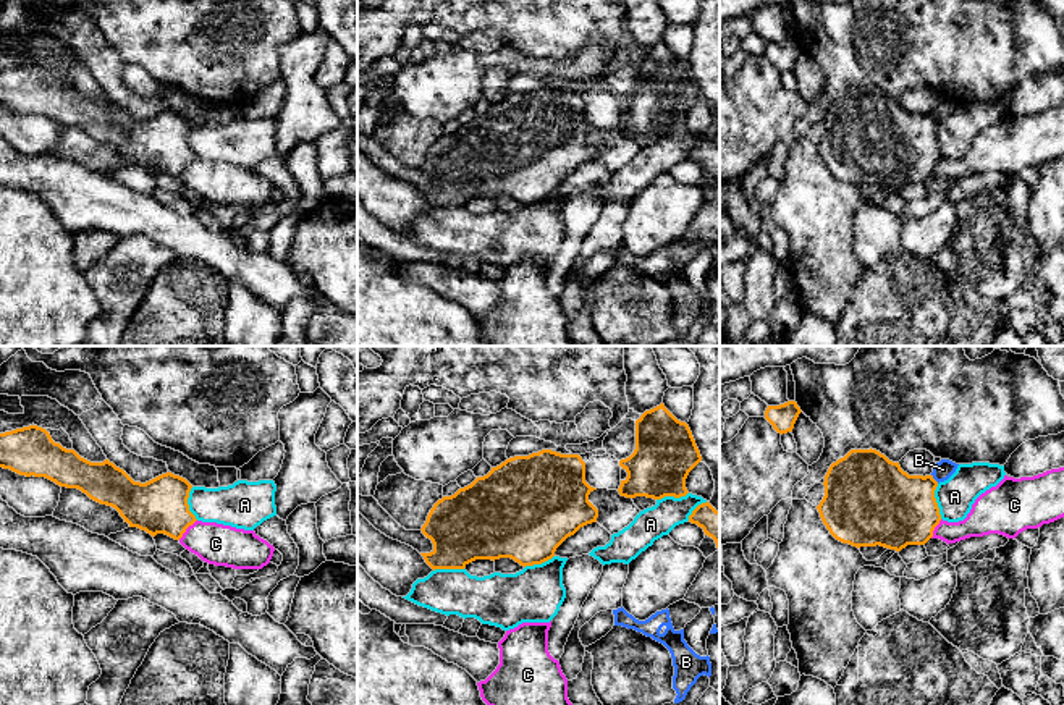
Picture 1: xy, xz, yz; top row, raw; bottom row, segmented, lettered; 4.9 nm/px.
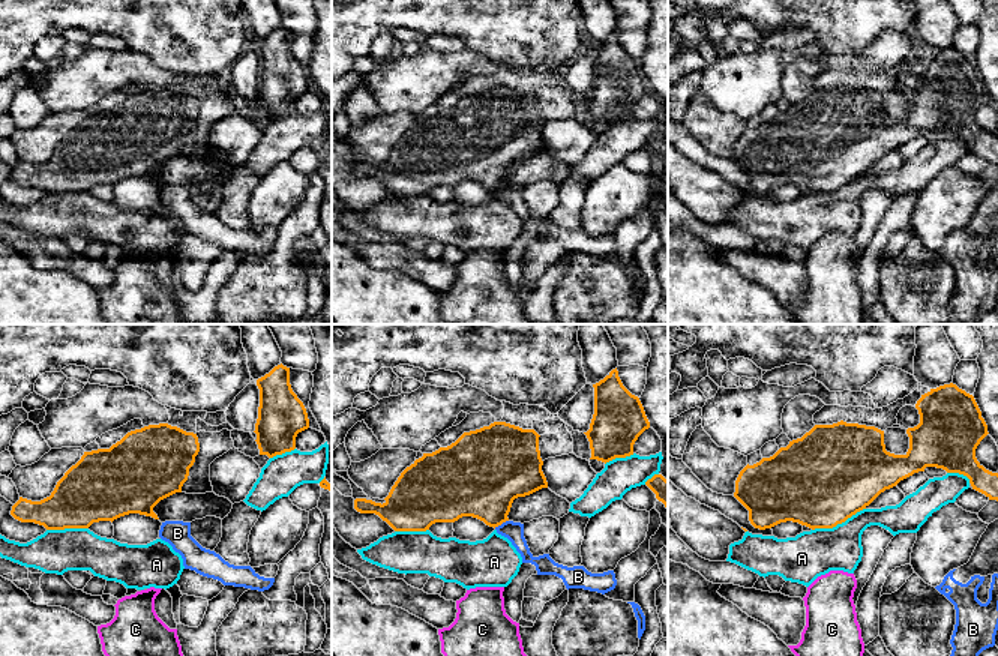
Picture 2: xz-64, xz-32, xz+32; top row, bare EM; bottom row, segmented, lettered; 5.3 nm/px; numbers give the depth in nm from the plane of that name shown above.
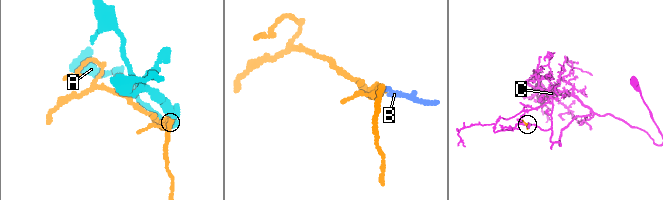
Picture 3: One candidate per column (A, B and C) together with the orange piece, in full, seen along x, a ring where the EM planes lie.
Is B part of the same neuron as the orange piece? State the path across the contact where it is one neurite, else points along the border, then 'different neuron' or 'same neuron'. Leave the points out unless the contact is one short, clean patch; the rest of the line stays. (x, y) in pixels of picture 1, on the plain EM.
along yz (932, 112), (938, 120) | different neuron

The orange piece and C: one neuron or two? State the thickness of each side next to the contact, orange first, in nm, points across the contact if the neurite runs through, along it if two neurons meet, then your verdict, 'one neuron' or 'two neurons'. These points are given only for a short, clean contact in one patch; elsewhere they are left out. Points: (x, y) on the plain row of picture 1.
280/200 nm | two neurons

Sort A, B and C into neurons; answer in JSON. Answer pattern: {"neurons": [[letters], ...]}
{"neurons": [["A"], ["B"], ["C"]]}

